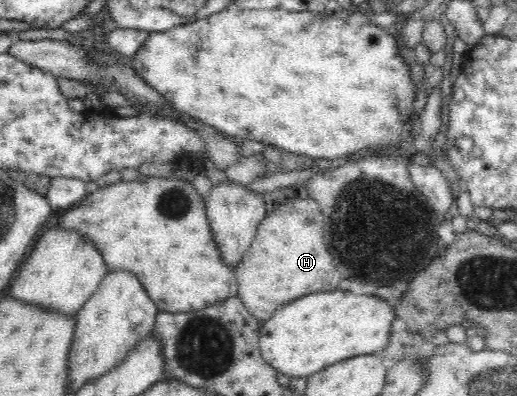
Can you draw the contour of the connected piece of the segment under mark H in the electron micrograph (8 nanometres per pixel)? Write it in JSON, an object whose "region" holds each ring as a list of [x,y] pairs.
{"region":[[[312,198],[278,206],[257,228],[244,258],[234,268],[236,296],[254,318],[268,320],[283,304],[313,292],[338,289],[343,280],[323,238],[325,217]]]}

